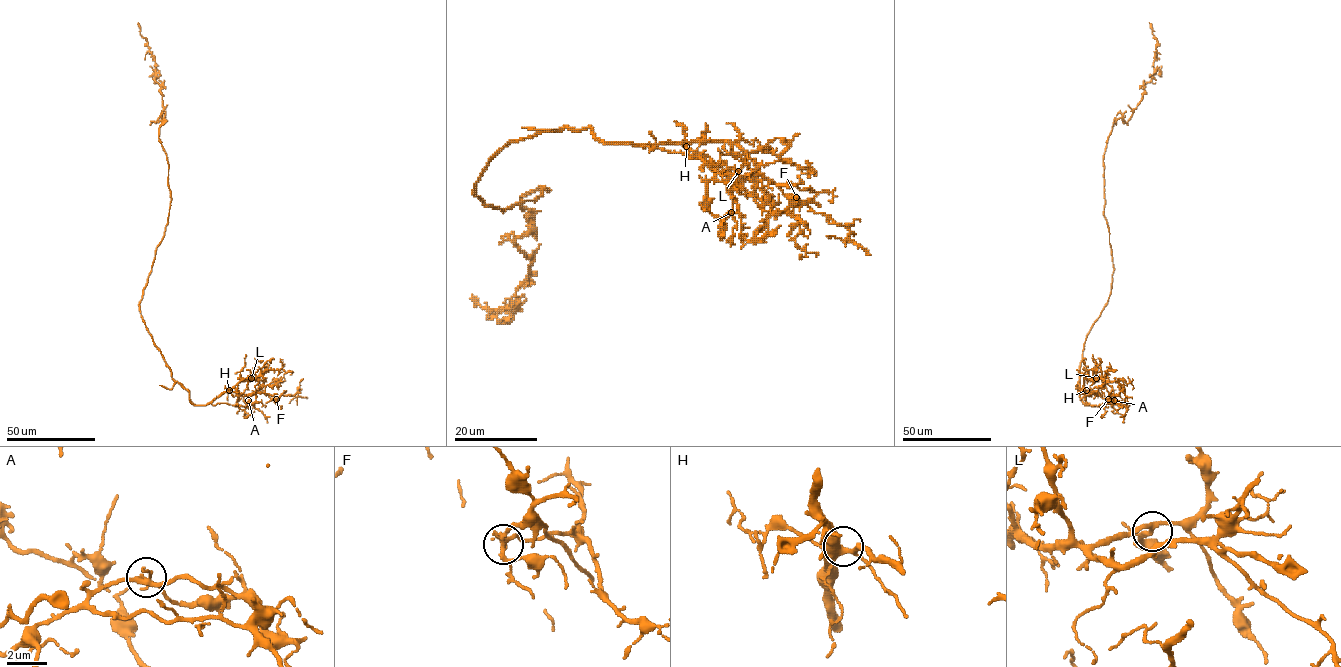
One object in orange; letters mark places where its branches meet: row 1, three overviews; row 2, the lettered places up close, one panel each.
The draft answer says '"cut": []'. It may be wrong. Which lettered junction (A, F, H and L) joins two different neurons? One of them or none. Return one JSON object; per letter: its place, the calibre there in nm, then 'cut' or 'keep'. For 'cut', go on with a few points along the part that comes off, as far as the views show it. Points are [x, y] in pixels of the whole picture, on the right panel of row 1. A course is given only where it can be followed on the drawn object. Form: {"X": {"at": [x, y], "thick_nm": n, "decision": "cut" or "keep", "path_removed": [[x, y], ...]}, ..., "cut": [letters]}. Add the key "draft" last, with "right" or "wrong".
{"A": {"at": [1114, 400], "thick_nm": 200, "decision": "keep"}, "F": {"at": [1108, 399], "thick_nm": 220, "decision": "cut", "path_removed": [[1108, 399], [1119, 395], [1120, 391], [1132, 399]]}, "H": {"at": [1086, 390], "thick_nm": 480, "decision": "keep"}, "L": {"at": [1096, 378], "thick_nm": 240, "decision": "keep"}, "cut": ["F"], "draft": "wrong"}

